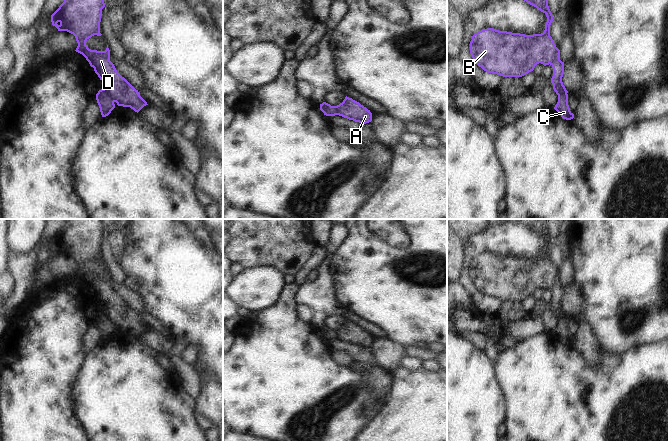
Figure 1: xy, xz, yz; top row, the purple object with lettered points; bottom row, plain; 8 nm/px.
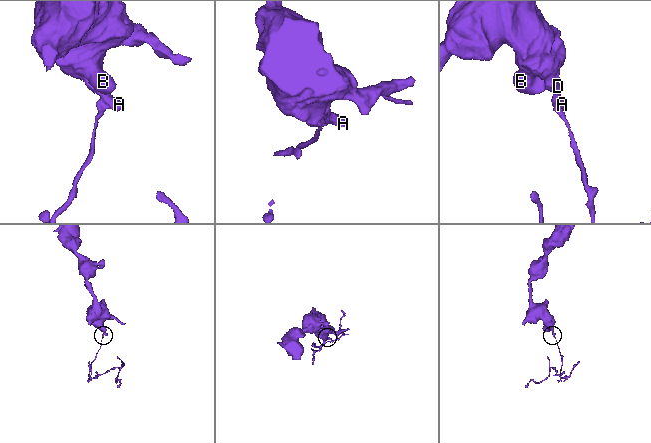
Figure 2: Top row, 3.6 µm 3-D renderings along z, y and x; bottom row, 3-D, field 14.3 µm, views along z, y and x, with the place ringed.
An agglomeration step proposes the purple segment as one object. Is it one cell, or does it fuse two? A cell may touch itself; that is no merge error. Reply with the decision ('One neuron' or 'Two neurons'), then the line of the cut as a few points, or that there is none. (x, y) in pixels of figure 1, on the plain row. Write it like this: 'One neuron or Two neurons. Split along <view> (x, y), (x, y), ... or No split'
Two neurons. Split along xy (103, 313), (114, 325).

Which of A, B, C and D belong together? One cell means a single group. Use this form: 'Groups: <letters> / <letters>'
Groups: A B D / C.

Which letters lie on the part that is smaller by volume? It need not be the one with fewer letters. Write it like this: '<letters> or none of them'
C

